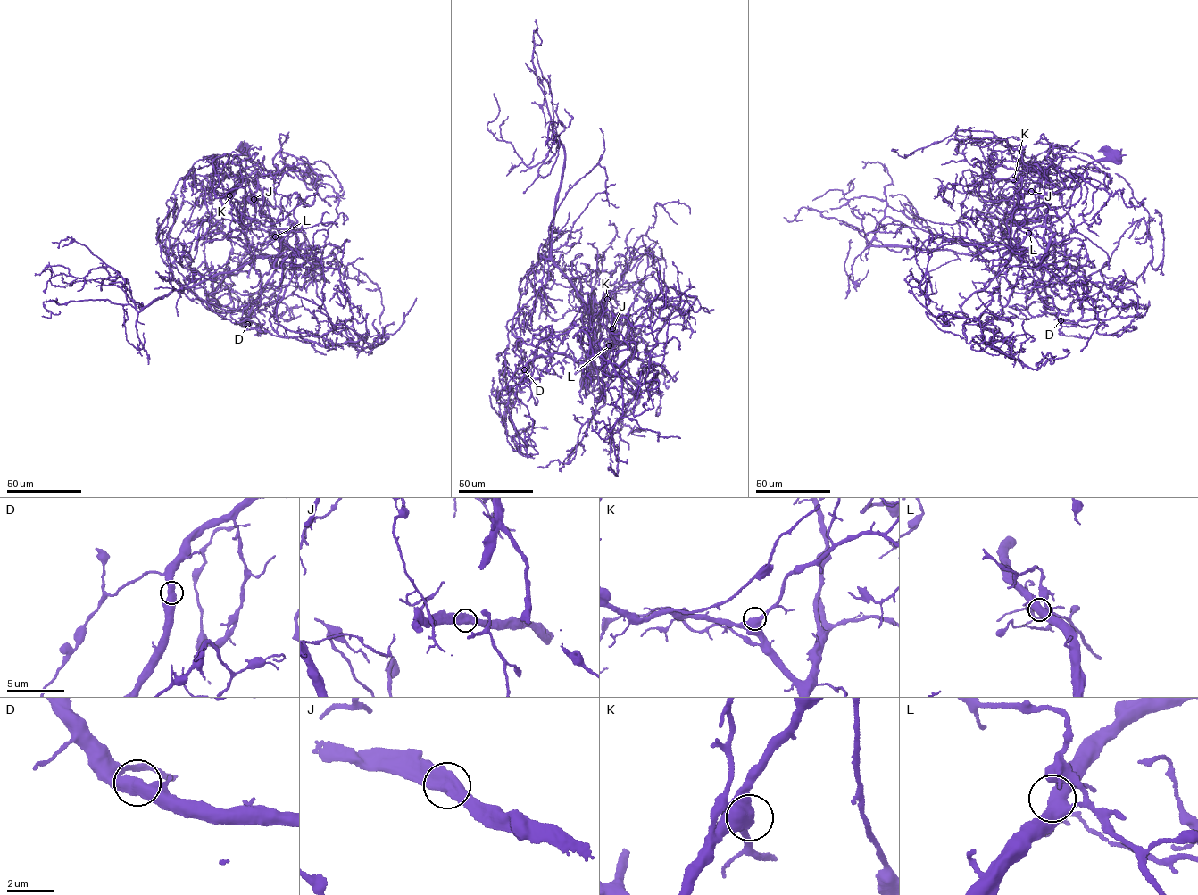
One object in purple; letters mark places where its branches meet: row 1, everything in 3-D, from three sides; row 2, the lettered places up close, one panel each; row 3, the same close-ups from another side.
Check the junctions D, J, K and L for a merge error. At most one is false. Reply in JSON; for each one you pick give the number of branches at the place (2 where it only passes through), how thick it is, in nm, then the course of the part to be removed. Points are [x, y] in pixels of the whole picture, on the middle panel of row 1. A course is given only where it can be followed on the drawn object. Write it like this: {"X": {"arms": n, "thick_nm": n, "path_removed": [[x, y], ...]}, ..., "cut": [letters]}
{"cut": []}

